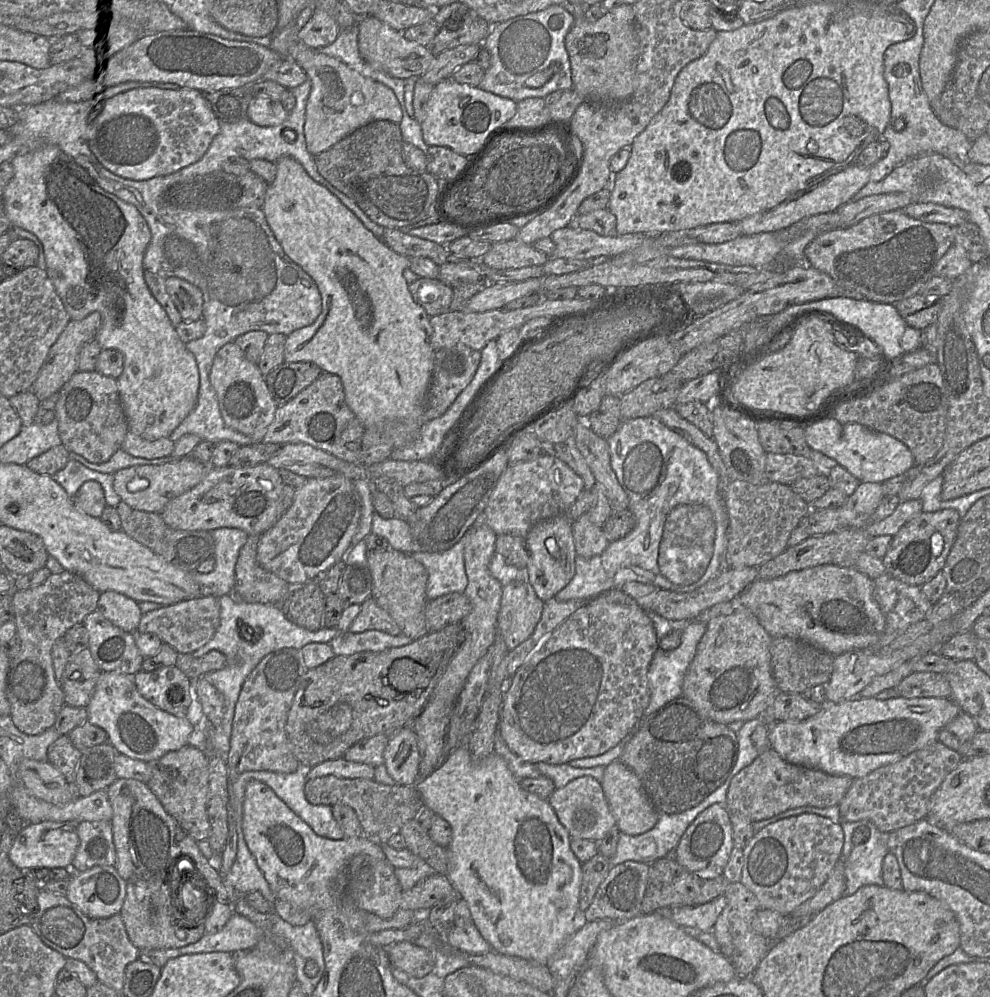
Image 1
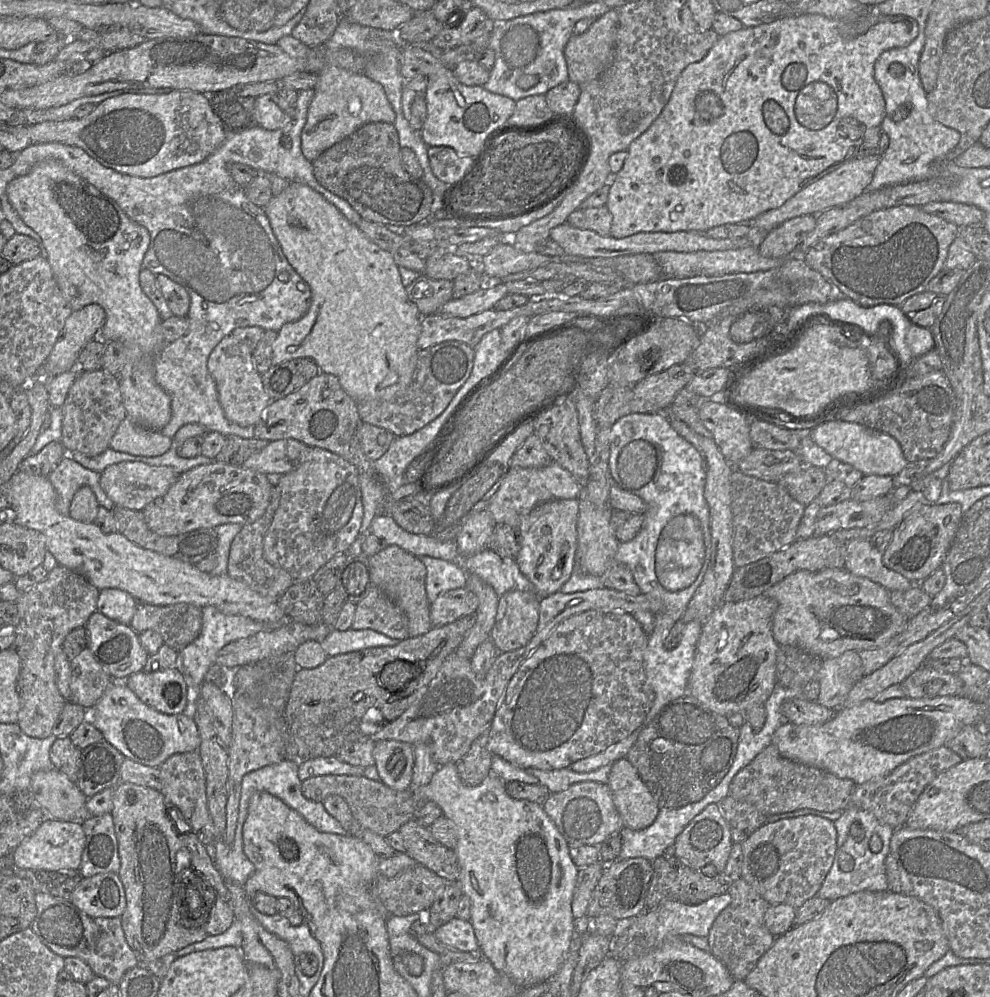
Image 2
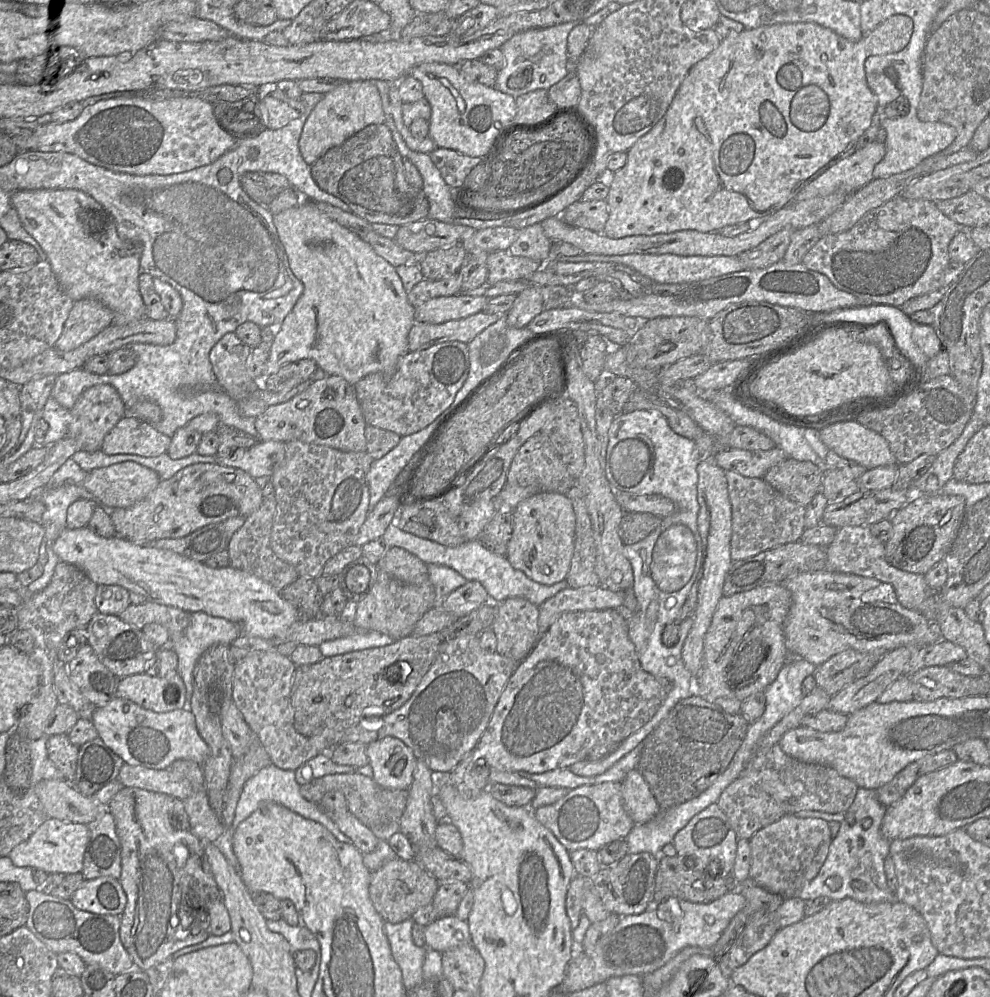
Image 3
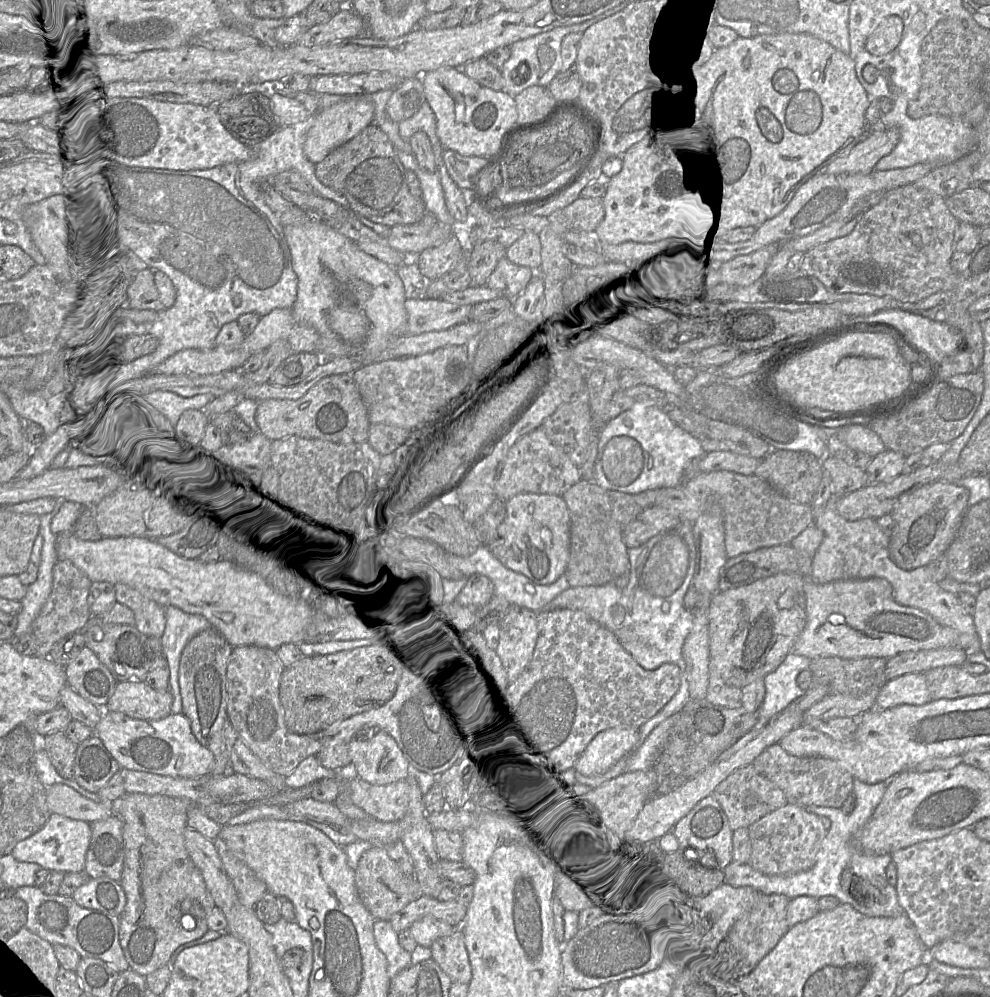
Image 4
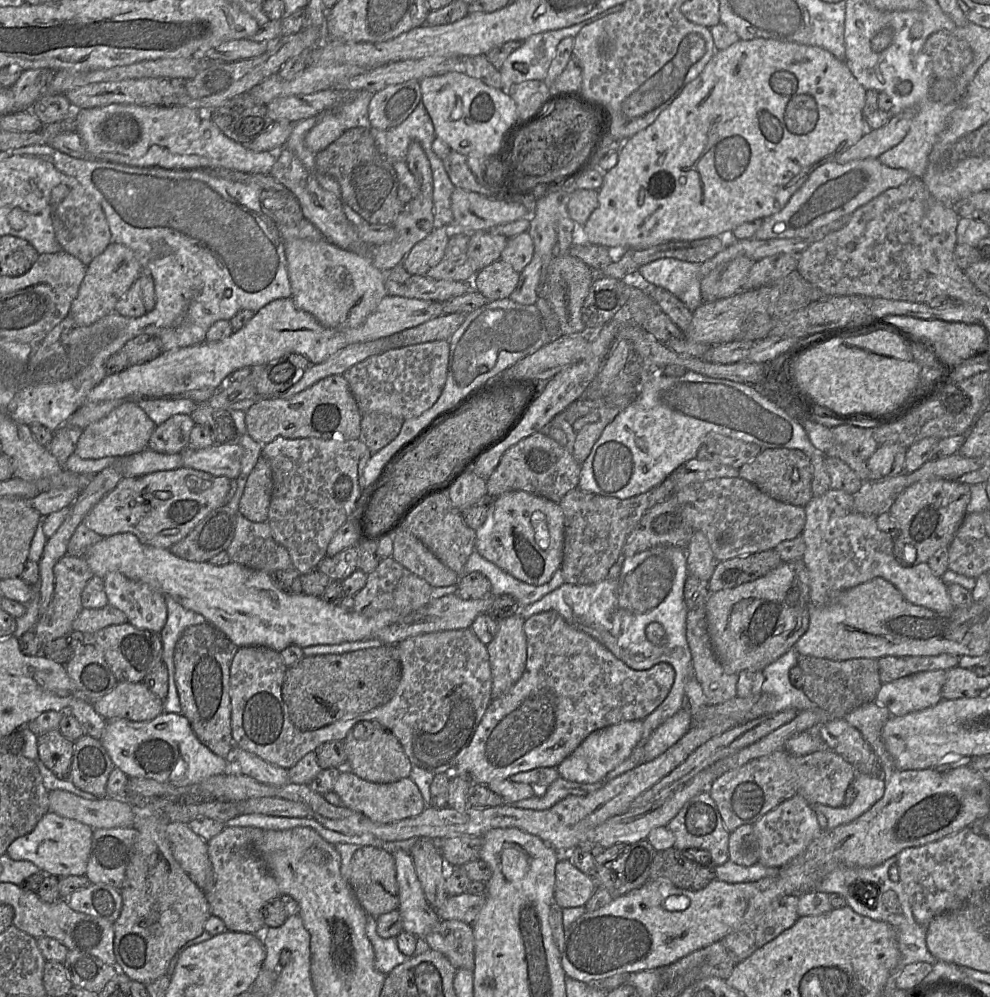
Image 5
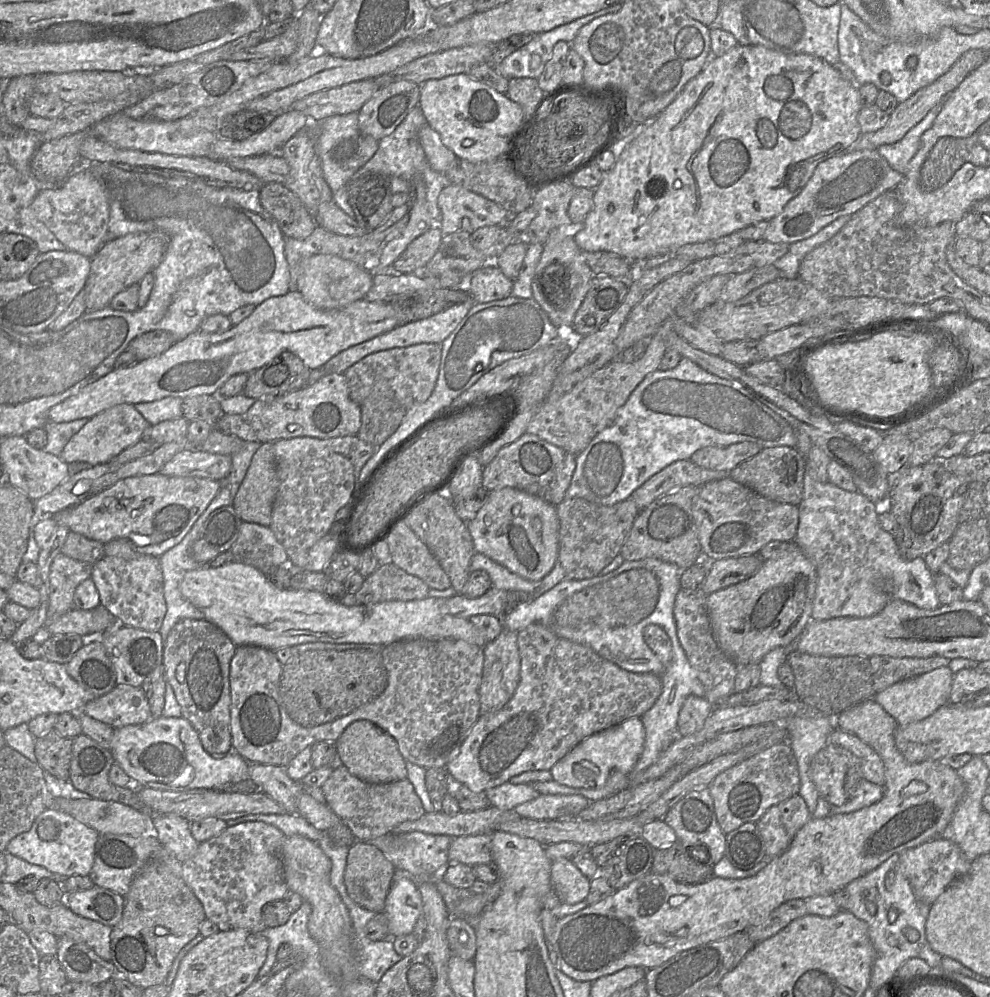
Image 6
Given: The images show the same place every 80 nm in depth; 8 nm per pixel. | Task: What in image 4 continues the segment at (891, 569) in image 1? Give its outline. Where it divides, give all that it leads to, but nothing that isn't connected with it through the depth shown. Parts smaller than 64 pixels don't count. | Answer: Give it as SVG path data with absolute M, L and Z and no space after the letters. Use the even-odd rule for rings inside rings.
M932 482L901 497L891 511L895 523L889 541L889 556L903 570L912 570L945 553L963 519L969 491L955 483Z

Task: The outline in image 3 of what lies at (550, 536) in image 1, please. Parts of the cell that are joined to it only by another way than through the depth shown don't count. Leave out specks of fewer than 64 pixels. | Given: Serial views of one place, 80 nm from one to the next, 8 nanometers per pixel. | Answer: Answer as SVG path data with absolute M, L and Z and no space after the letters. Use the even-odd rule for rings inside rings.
M540 492L522 500L512 511L513 530L505 557L531 580L552 585L566 579L574 552L575 513L565 494Z

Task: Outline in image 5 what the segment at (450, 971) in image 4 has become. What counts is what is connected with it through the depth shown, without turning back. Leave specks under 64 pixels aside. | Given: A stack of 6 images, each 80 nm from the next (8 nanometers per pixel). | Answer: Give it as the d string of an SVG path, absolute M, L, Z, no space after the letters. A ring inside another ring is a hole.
M441 920L423 939L430 949L445 955L455 969L474 971L475 940L471 924Z

